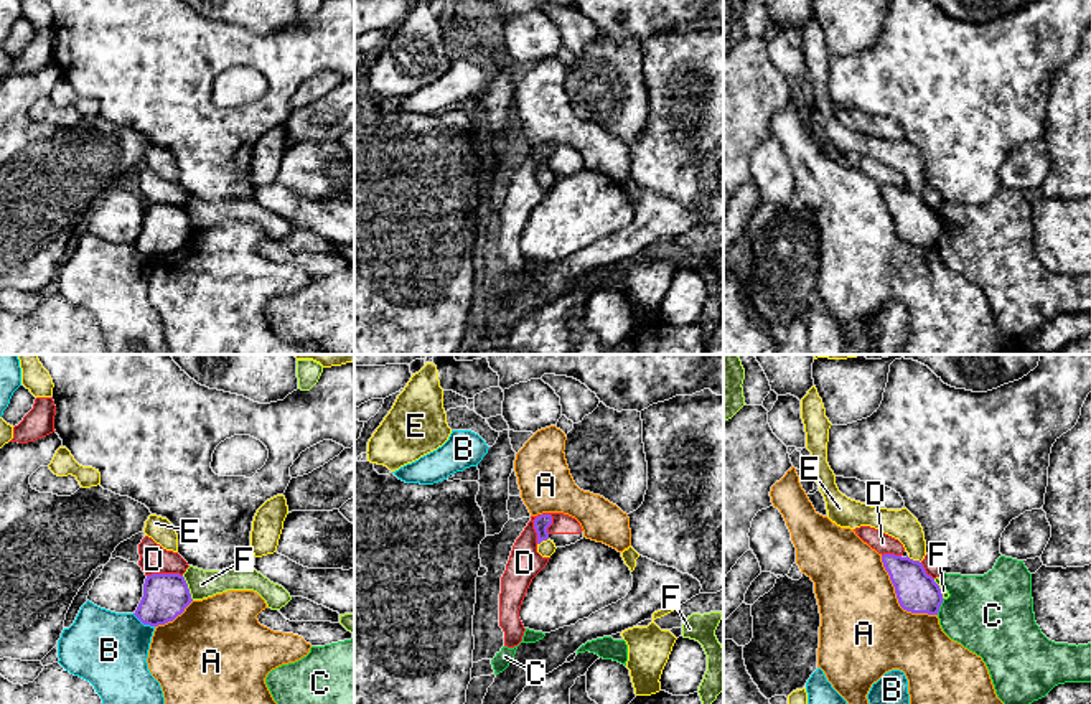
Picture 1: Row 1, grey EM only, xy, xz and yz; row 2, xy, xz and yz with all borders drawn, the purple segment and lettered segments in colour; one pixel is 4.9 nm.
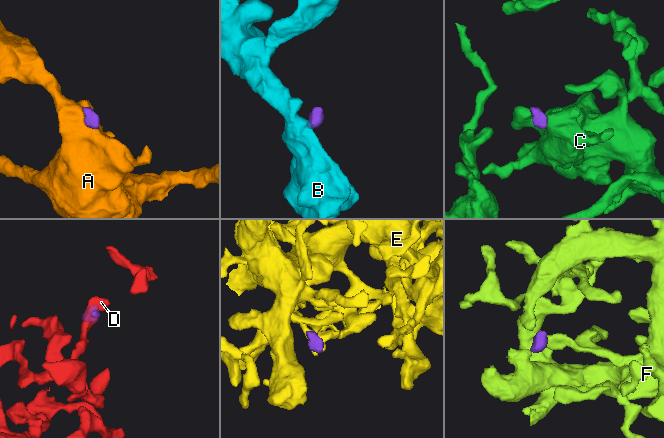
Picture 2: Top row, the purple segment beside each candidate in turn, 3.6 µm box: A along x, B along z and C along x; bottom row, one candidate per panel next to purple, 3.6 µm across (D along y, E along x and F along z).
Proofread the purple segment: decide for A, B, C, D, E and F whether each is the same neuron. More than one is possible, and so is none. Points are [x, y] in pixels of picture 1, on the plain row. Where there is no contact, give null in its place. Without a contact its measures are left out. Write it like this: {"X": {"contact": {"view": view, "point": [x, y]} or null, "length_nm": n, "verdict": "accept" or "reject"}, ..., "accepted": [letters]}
{"A": {"contact": {"view": "yz", "point": [897, 228]}, "length_nm": 400, "verdict": "reject"}, "B": {"contact": {"view": "xy", "point": [144, 254]}, "length_nm": 130, "verdict": "reject"}, "C": {"contact": {"view": "yz", "point": [940, 236]}, "length_nm": 90, "verdict": "reject"}, "D": {"contact": {"view": "xz", "point": [534, 155]}, "length_nm": 170, "verdict": "reject"}, "E": {"contact": {"view": "yz", "point": [912, 190]}, "length_nm": 80, "verdict": "accept"}, "F": {"contact": {"view": "xy", "point": [187, 218]}, "length_nm": 130, "verdict": "reject"}, "accepted": ["E"]}

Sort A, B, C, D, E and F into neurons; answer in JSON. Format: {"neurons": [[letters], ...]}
{"neurons": [["A"], ["B"], ["C"], ["D"], ["E"], ["F"]]}

